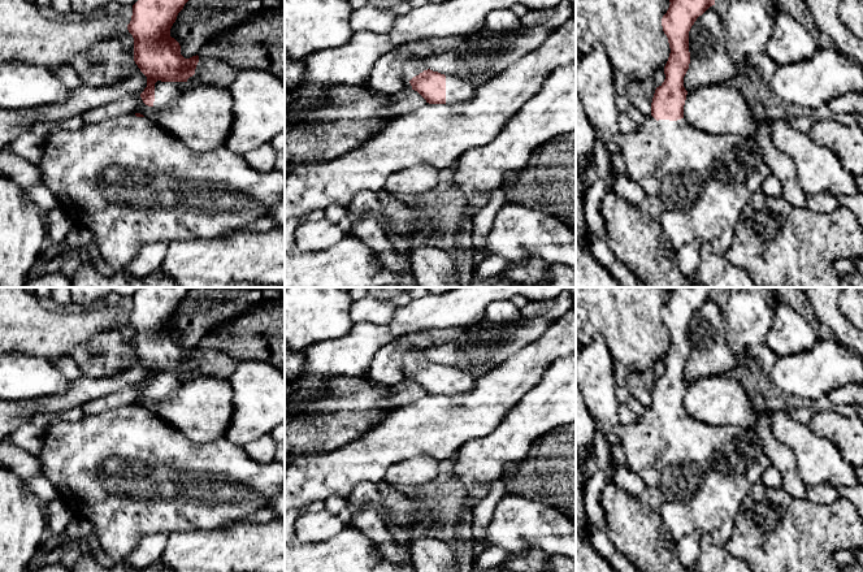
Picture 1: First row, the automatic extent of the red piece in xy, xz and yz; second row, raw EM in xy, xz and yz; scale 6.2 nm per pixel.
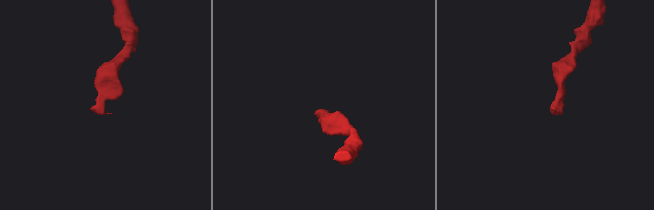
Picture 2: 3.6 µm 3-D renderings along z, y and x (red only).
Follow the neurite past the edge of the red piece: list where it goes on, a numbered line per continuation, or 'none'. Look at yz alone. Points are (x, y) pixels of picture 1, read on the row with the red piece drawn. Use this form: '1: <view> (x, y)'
1: yz (695, 185)

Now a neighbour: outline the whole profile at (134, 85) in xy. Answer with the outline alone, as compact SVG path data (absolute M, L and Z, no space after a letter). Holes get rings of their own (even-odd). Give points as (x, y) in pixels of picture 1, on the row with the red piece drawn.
M134 61L134 70L130 77L108 87L82 84L81 88L71 91L70 98L62 104L44 104L27 109L0 108L0 150L8 148L13 140L38 122L62 122L129 95L140 95L146 87L147 77Z

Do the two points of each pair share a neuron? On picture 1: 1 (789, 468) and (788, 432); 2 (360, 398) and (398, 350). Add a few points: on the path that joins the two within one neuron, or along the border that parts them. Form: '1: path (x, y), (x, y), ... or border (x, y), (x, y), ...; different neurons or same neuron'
1: border (770, 423), (772, 434), (792, 451), (799, 476); different neurons
2: border (367, 380), (373, 384), (390, 386); different neurons

